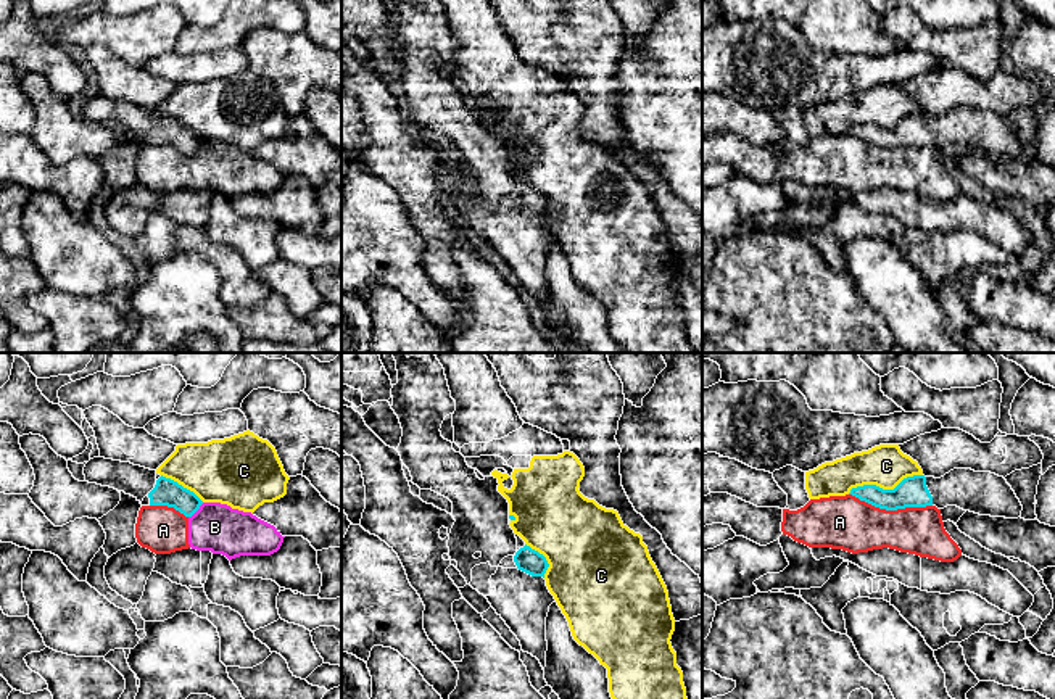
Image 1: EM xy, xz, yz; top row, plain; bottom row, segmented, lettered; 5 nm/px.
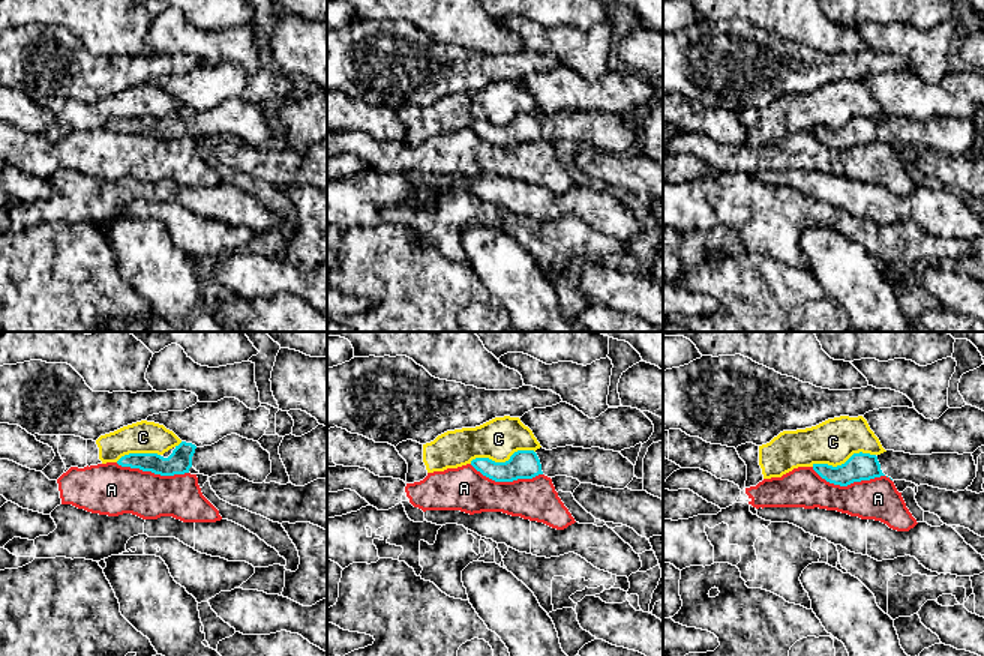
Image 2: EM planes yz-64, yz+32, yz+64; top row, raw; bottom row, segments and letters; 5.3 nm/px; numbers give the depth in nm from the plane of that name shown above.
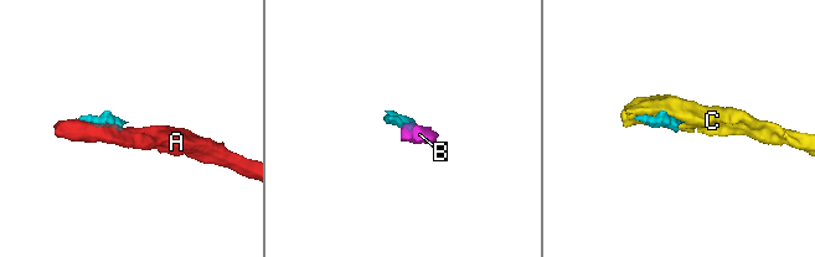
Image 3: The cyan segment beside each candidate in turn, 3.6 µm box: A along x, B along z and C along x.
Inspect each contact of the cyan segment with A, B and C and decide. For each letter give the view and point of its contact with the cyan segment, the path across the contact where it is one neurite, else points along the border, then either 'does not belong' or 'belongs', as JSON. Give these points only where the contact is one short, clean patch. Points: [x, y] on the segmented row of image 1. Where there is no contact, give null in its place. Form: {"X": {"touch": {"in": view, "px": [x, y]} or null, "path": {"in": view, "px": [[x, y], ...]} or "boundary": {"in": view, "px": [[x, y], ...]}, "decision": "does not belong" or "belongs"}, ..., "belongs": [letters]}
{"A": {"touch": {"in": "yz", "px": [891, 509]}, "decision": "does not belong"}, "B": {"touch": {"in": "xy", "px": [195, 511]}, "boundary": {"in": "xy", "px": [[203, 503], [189, 517]]}, "decision": "does not belong"}, "C": {"touch": {"in": "yz", "px": [885, 490]}, "decision": "does not belong"}, "belongs": []}

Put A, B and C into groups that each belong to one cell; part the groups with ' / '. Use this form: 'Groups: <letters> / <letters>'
Groups: A B / C

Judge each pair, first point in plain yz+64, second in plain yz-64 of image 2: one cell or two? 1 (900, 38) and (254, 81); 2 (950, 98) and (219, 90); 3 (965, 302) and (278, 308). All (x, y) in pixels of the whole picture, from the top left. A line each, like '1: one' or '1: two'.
1: two
2: one
3: two

